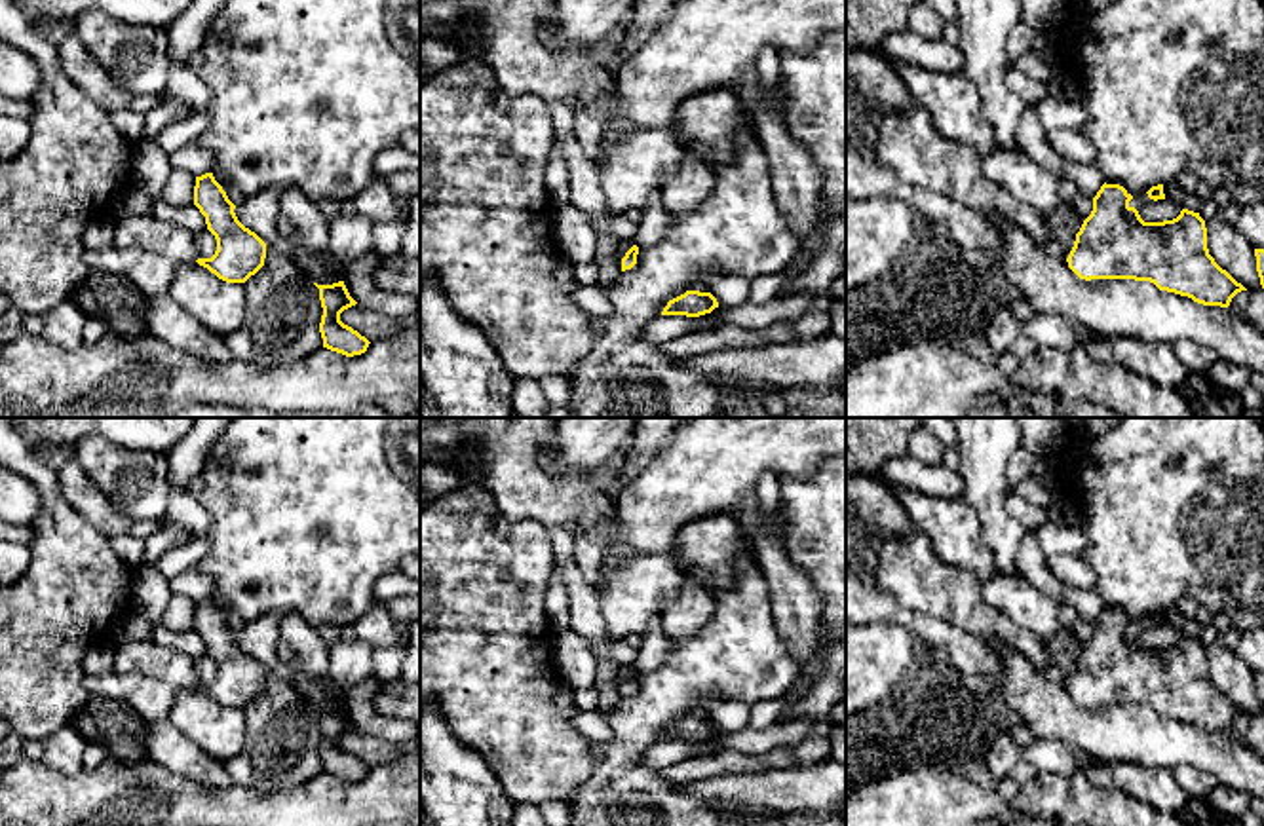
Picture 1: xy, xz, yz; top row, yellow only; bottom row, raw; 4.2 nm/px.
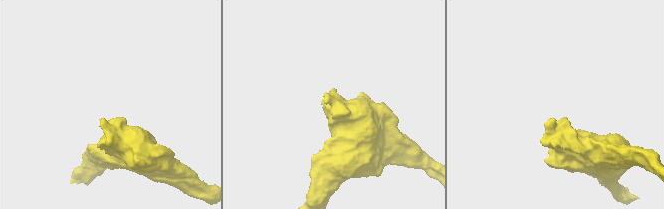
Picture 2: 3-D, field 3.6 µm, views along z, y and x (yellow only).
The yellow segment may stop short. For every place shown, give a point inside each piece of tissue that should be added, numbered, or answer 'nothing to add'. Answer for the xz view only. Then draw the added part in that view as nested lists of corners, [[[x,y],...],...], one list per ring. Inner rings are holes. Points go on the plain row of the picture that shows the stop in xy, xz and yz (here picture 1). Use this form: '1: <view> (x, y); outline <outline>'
nothing to add

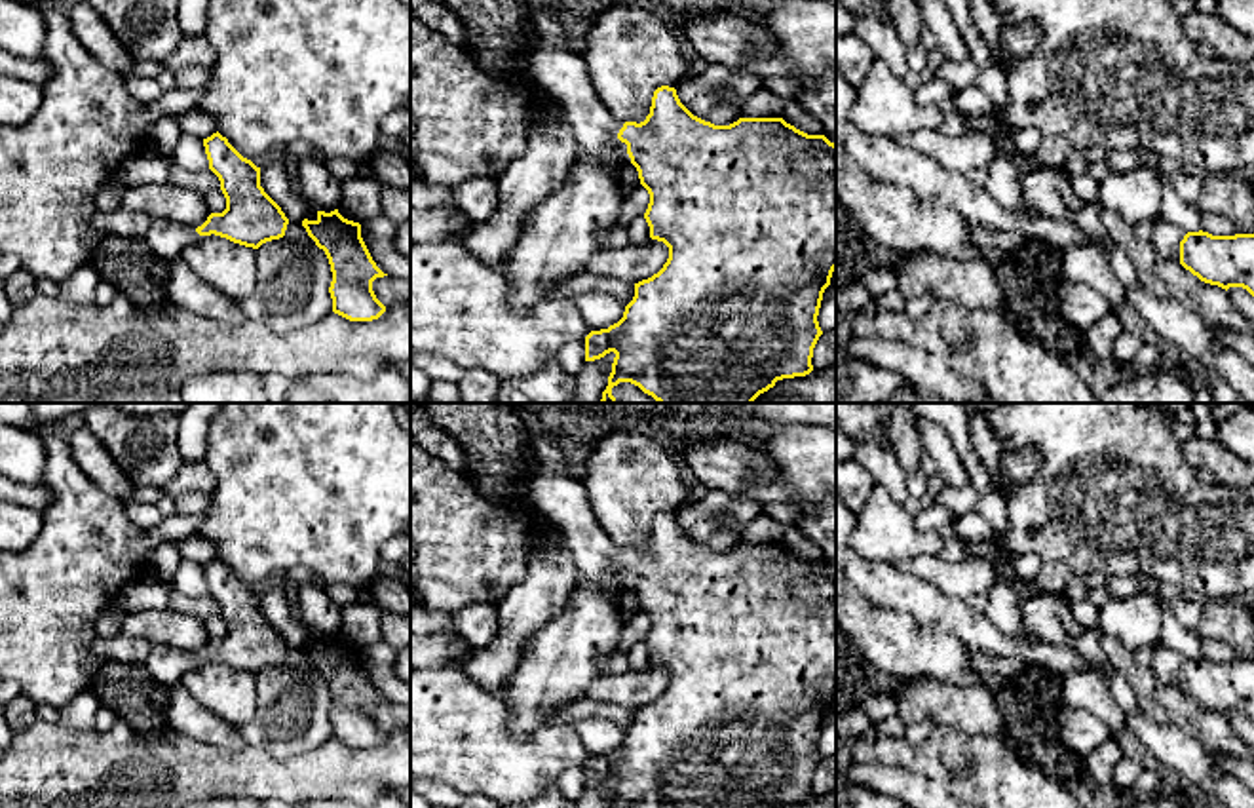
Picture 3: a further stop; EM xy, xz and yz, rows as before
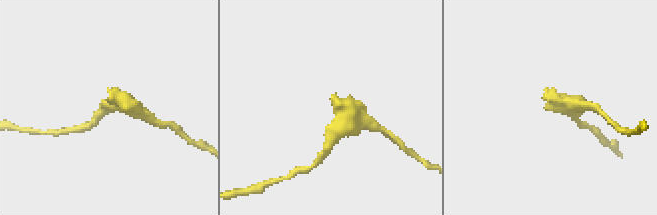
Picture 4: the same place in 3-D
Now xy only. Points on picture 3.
1: xy (166, 664); outline [[[152,644],[142,665],[163,686],[179,684],[182,675],[198,665],[196,654],[165,644]]]

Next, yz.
nothing to add

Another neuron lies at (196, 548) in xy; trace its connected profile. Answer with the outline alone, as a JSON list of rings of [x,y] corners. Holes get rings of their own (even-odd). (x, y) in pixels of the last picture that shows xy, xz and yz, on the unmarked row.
[[[198,534],[179,542],[179,553],[180,559],[196,561],[201,565],[207,565],[218,557],[215,544]]]

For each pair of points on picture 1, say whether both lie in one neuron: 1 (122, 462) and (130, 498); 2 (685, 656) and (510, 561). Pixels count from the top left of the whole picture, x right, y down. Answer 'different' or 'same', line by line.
1: same
2: different

